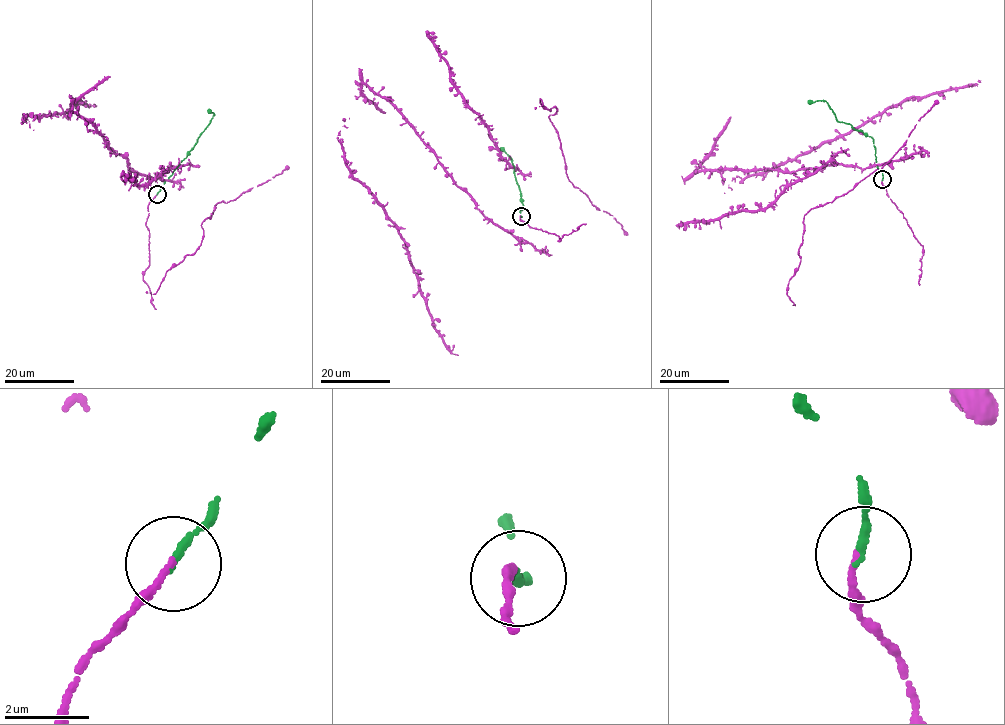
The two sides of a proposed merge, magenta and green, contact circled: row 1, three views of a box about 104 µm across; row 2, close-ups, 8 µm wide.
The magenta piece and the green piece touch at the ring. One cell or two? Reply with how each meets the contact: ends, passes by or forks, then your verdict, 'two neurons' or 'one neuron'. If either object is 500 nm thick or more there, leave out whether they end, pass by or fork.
magenta ends | green ends | one neuron

